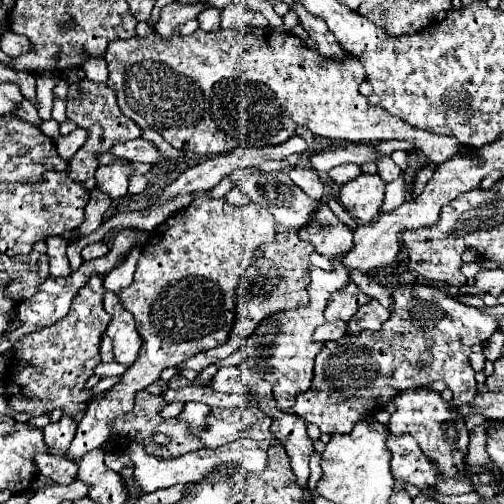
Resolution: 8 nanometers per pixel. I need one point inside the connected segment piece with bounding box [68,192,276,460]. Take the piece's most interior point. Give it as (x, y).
(183, 298)

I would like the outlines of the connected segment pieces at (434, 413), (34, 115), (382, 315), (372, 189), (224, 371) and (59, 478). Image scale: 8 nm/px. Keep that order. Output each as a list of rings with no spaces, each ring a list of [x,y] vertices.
[[[412,388],[402,390],[392,398],[396,412],[390,416],[388,430],[392,434],[412,434],[420,444],[422,452],[432,458],[438,466],[442,478],[462,476],[464,474],[464,458],[468,450],[468,428],[462,418],[456,418],[450,404],[442,400],[440,392],[430,388]]]
[[[22,102],[22,106],[16,110],[16,116],[18,118],[22,118],[22,120],[26,120],[26,122],[34,122],[34,124],[42,124],[42,120],[40,120],[40,116],[38,116],[38,110],[36,110],[36,106],[34,104],[30,104],[30,102]]]
[[[372,300],[352,316],[352,320],[348,322],[348,334],[358,334],[362,330],[380,330],[386,320],[388,310],[378,300]]]
[[[362,172],[356,180],[340,188],[340,202],[360,224],[372,222],[384,202],[384,180],[378,174]]]
[[[240,366],[220,368],[212,378],[210,388],[214,392],[246,392],[244,380],[242,380],[242,368]]]
[[[40,454],[38,456],[38,472],[52,478],[58,484],[70,484],[78,478],[78,466],[64,456]]]

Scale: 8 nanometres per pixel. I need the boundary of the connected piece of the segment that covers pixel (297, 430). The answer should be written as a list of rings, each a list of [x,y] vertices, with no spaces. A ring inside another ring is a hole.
[[[262,398],[258,402],[260,410],[272,418],[272,434],[282,442],[282,446],[286,448],[290,460],[292,460],[292,470],[296,474],[298,486],[308,486],[308,462],[310,462],[310,454],[314,450],[312,440],[306,434],[306,422],[298,416],[298,414],[290,414],[290,412],[282,412],[276,406],[276,400],[270,398]]]

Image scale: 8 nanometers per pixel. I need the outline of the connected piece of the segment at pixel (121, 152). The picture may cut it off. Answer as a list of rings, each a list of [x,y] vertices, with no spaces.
[[[136,138],[136,140],[128,140],[128,142],[116,142],[110,148],[110,154],[132,160],[132,162],[150,162],[150,164],[156,164],[160,158],[154,142],[148,142],[144,138]]]

